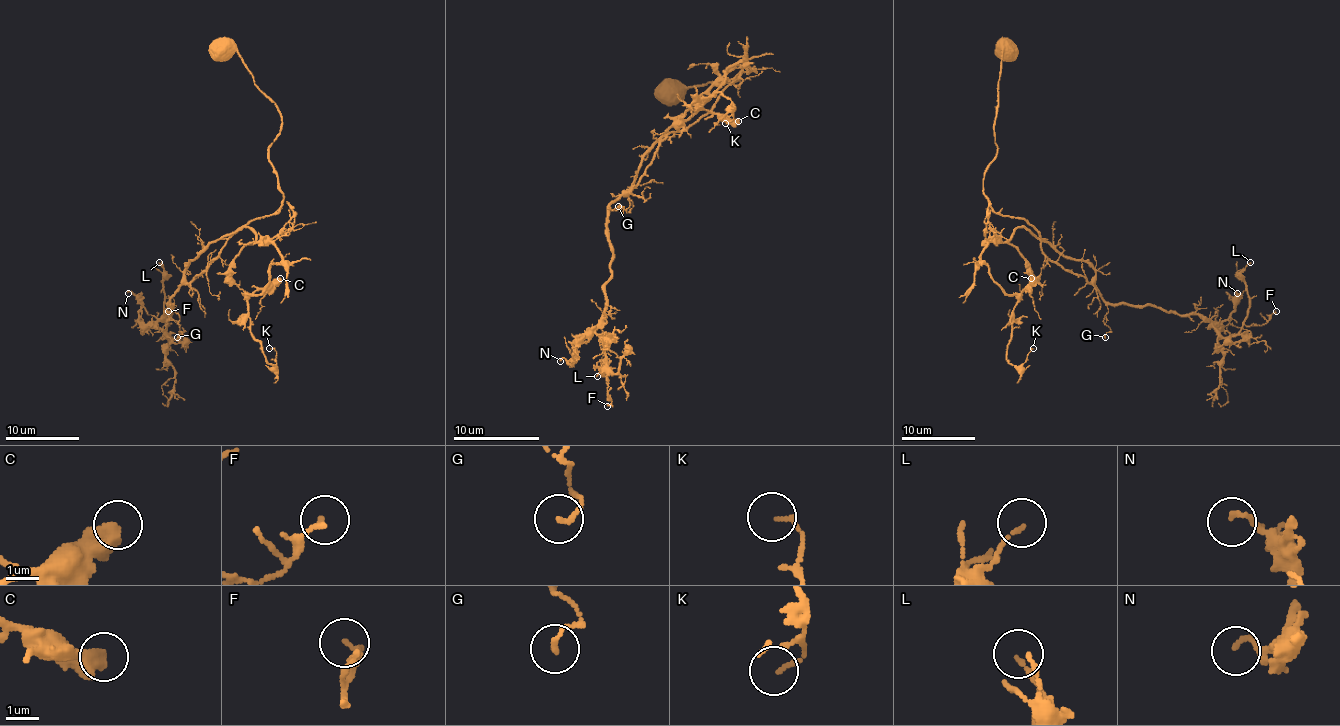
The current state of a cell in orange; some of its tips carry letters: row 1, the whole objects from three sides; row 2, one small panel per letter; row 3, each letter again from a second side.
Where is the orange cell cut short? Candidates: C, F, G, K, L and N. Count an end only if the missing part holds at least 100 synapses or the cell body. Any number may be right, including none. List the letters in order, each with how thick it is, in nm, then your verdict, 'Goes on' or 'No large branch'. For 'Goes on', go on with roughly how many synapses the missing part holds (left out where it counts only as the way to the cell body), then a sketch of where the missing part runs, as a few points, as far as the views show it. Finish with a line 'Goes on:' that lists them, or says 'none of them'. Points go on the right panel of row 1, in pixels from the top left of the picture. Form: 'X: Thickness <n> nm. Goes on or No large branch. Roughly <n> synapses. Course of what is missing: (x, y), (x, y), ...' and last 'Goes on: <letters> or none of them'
C: Thickness 500 nm. No large branch
F: Thickness 160 nm. No large branch
G: Thickness 130 nm. No large branch
K: Thickness 120 nm. No large branch
L: Thickness 120 nm. No large branch
N: Thickness 140 nm. No large branch
Goes on: none of them

